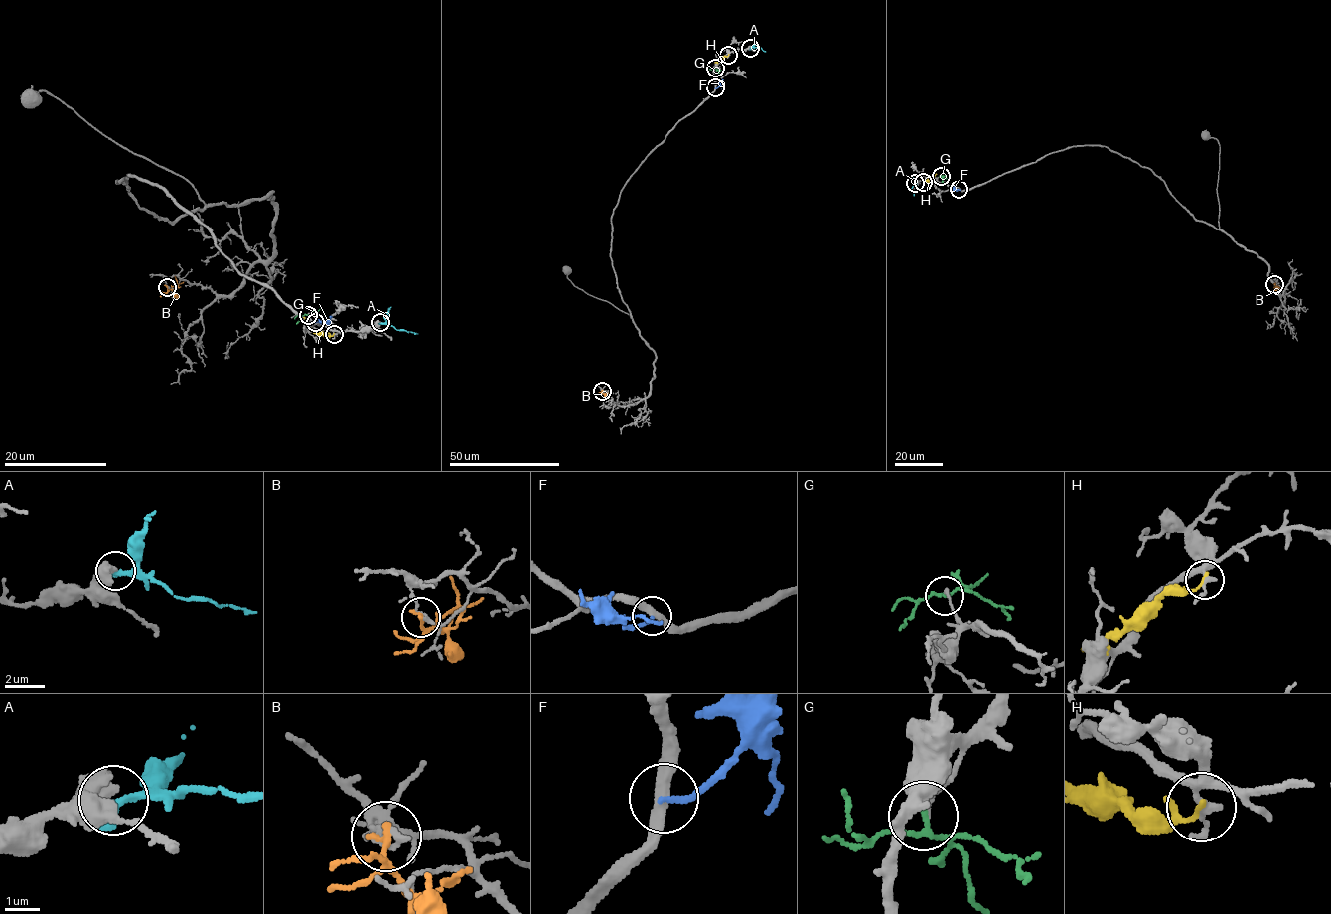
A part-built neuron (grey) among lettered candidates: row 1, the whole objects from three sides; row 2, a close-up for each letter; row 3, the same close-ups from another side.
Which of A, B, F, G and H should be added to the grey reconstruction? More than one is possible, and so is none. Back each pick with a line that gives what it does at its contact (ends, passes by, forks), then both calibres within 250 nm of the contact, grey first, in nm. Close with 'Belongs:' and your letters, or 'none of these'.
A: it ends there; 650 nm thick on the grey side, 280 nm on the other
Belongs: A

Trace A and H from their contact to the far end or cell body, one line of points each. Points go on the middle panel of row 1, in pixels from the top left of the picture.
A: (750, 48), (760, 48), (766, 52)
H: (728, 55), (714, 63)

